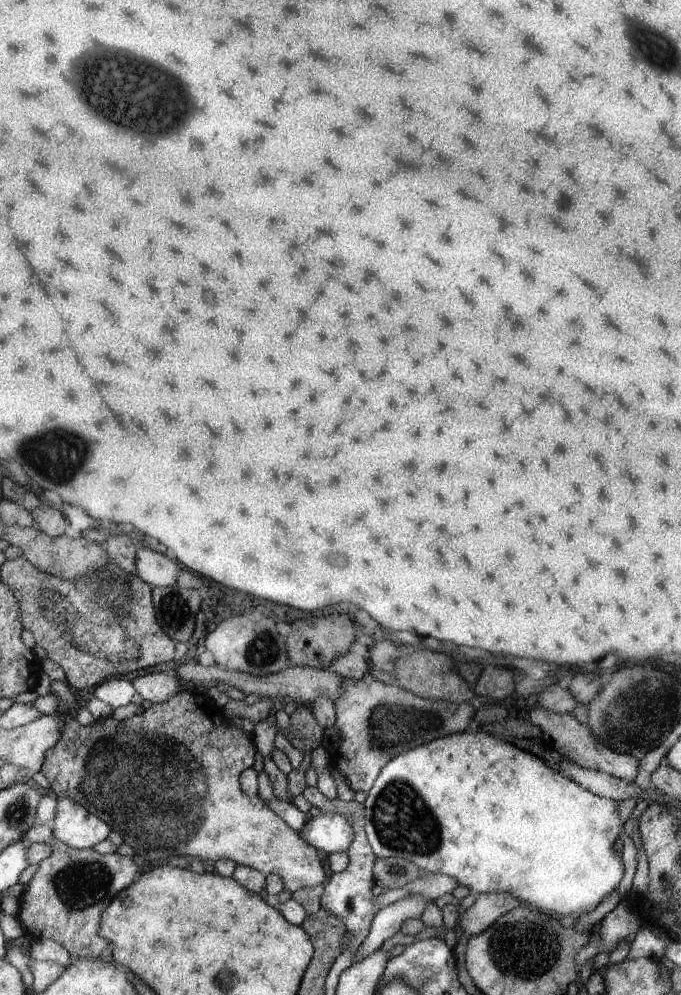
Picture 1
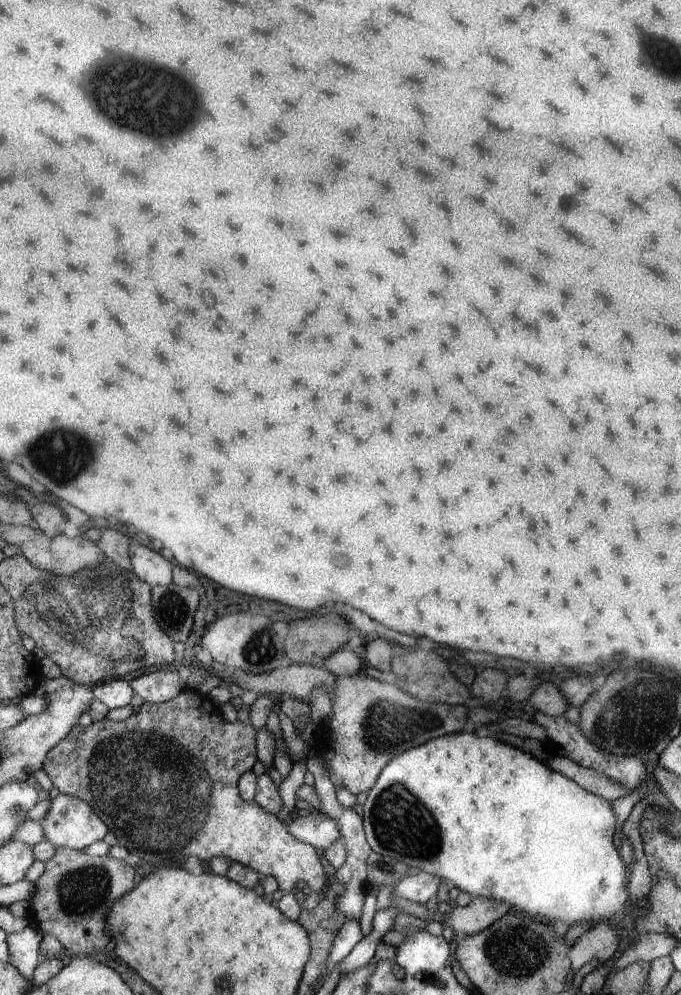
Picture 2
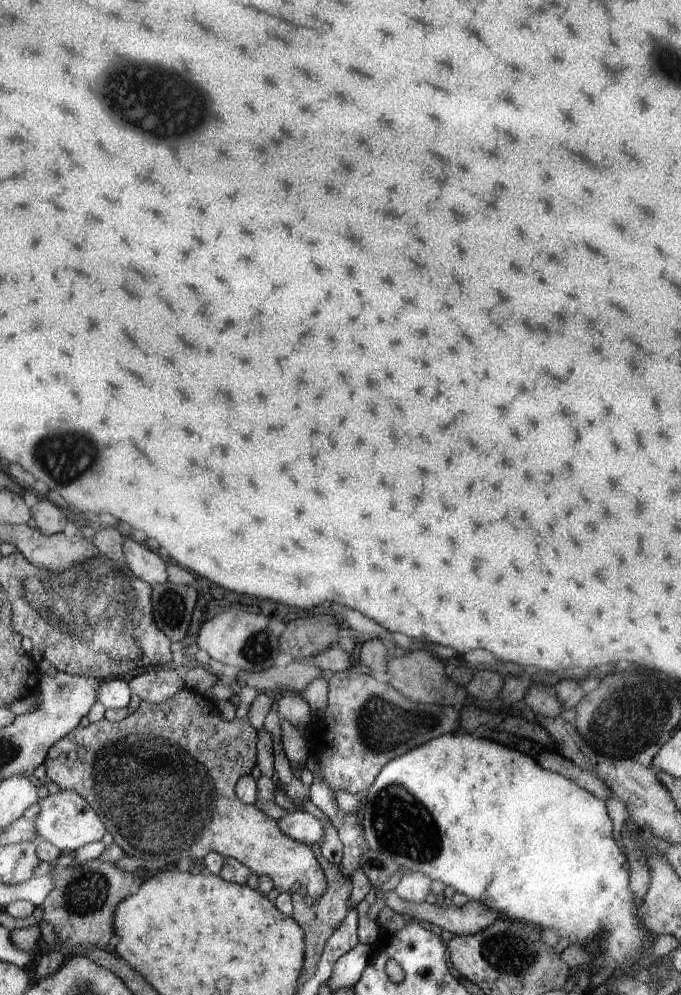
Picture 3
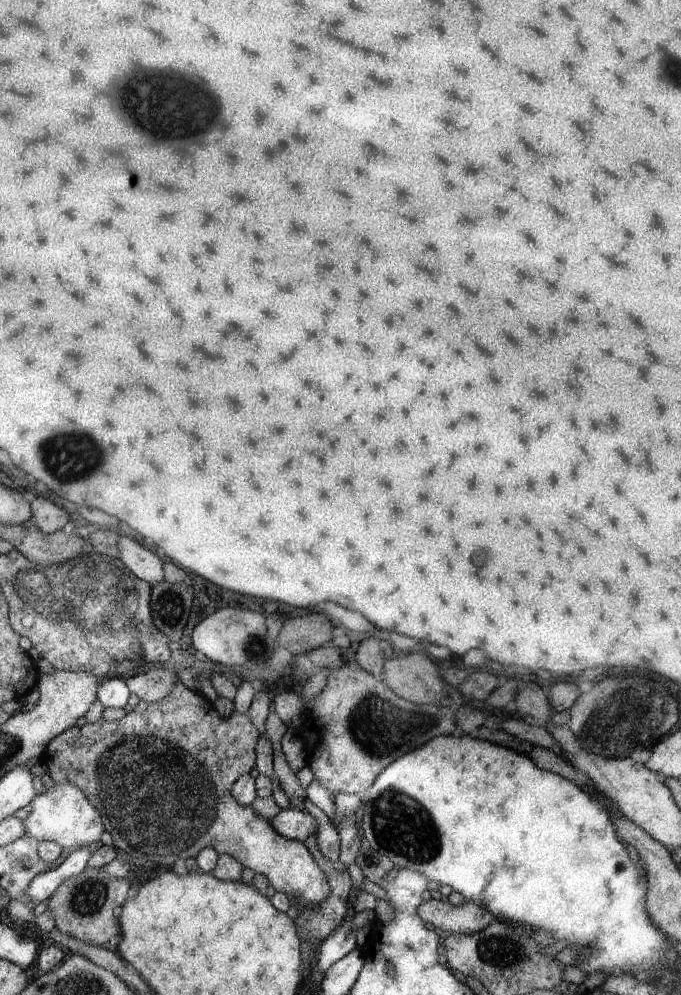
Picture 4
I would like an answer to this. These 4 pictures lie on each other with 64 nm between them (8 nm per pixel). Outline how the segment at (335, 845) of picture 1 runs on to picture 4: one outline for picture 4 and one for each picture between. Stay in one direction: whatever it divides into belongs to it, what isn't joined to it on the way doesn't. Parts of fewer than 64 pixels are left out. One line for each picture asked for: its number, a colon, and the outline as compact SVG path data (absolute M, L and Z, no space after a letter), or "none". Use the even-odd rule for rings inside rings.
2: M311 812L307 816L289 816L285 820L285 826L297 840L313 846L319 852L327 850L335 840L341 840L339 828L335 826L333 818L321 812Z
3: M299 808L287 810L279 820L275 820L275 824L281 828L283 834L307 846L317 844L323 836L323 822Z
4: M293 808L279 810L271 818L271 826L279 836L297 842L305 842L309 834L315 834L315 820L307 812L299 812Z

